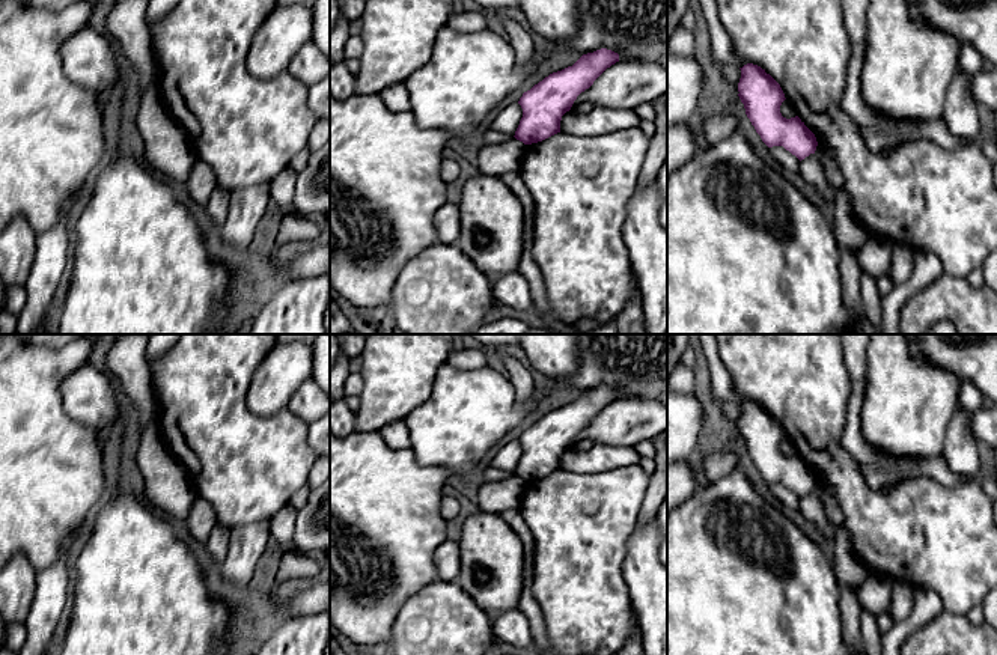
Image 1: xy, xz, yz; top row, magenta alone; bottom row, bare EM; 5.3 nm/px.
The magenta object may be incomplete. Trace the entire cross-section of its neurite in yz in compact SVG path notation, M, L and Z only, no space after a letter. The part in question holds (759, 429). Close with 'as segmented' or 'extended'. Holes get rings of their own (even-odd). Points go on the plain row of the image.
M747 401L741 407L738 434L745 452L768 483L783 483L800 498L815 491L815 471L795 453L786 456L780 443L786 437L780 422L758 402Z; as segmented

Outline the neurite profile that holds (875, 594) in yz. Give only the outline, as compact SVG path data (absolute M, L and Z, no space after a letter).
M867 572L861 587L857 590L857 601L861 610L880 616L889 611L895 580L877 572Z

